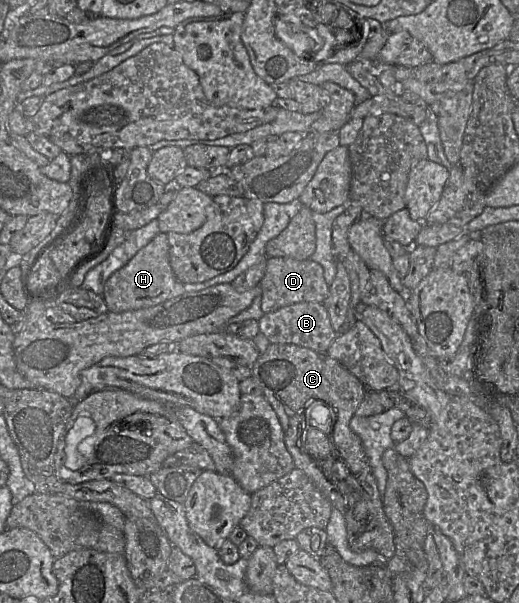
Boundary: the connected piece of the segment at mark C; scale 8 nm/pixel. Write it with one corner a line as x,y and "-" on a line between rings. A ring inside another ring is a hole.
270,343
251,368
251,377
278,416
284,432
285,445
293,458
295,468
305,473
334,508
343,515
348,511
352,521
355,520
353,516
355,507
360,506
365,512
366,517
363,521
367,527
362,533
353,532
358,539
350,545
351,550
354,552
374,550
383,560
390,559
395,552
394,530
385,515
382,494
378,490
363,444
350,428
350,420
368,391
366,386
327,353
295,344
-
315,402
324,402
326,405
318,405
-
310,404
316,406
313,411
316,410
321,414
321,419
316,419
317,424
320,424
318,420
325,420
327,412
330,416
328,420
326,419
327,424
310,427
326,432
327,438
326,436
324,438
330,440
328,452
318,453
316,456
312,456
301,443
306,410
-
349,494
360,496
354,508
349,507

